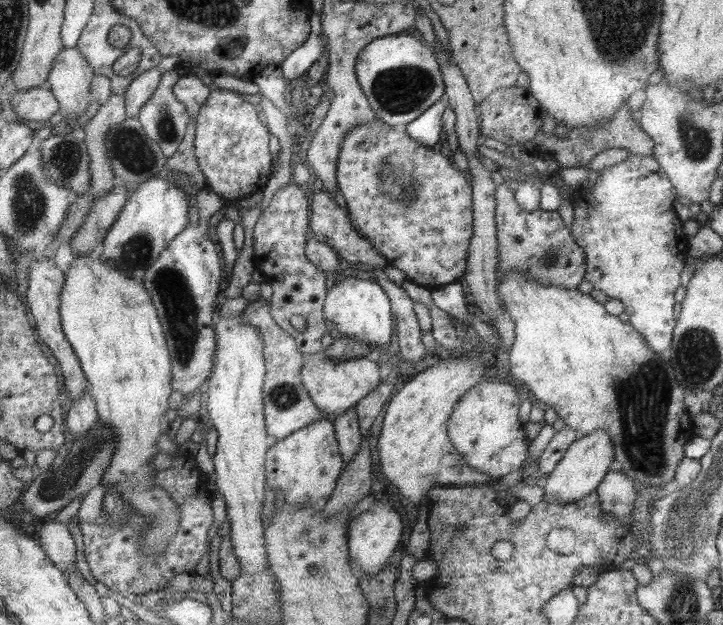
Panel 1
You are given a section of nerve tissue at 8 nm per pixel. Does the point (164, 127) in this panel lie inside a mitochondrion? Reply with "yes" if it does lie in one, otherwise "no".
yes

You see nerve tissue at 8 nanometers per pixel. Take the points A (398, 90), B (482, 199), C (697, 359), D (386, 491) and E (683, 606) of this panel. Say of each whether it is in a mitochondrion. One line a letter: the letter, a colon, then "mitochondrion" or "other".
A: mitochondrion
B: other
C: mitochondrion
D: other
E: mitochondrion

